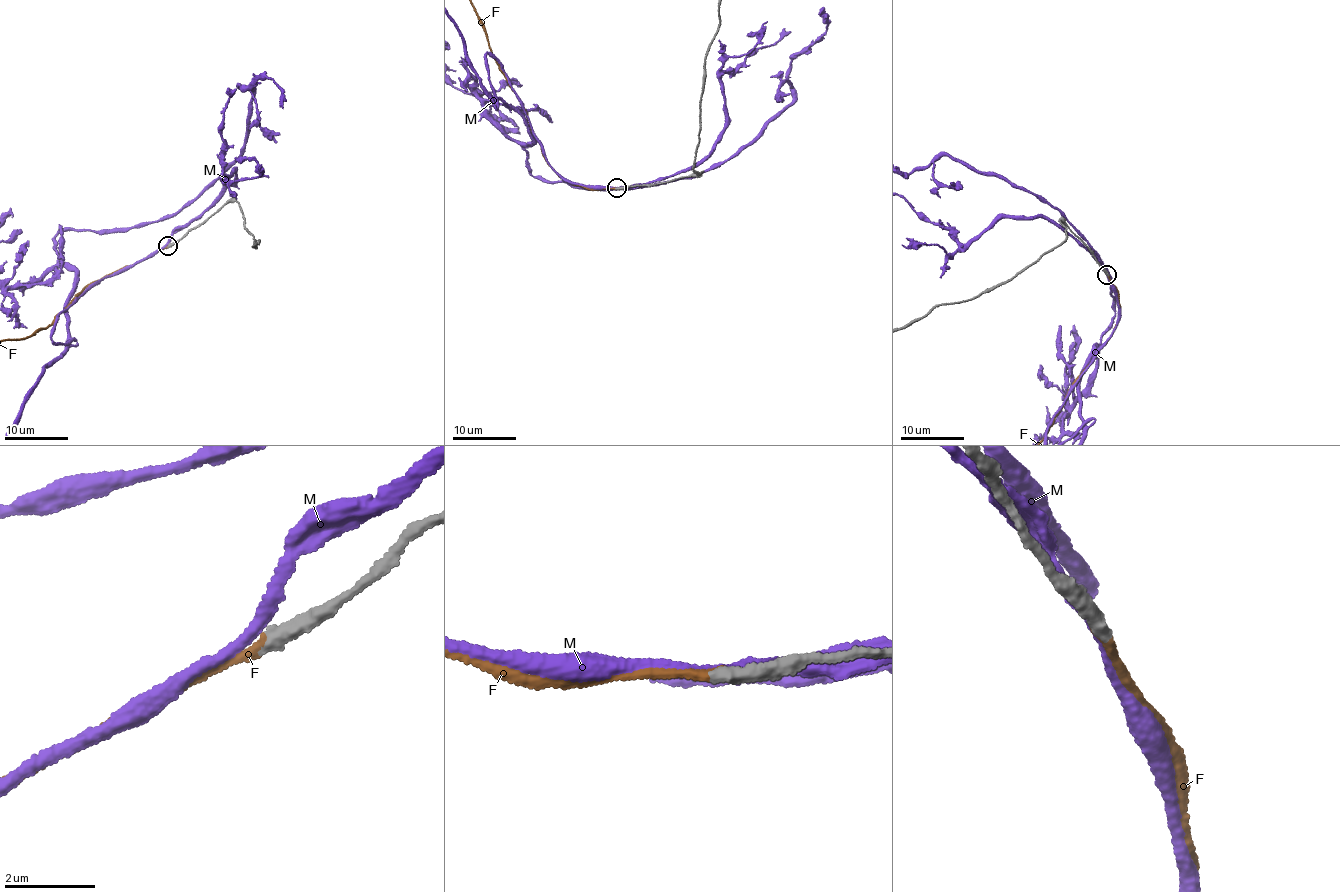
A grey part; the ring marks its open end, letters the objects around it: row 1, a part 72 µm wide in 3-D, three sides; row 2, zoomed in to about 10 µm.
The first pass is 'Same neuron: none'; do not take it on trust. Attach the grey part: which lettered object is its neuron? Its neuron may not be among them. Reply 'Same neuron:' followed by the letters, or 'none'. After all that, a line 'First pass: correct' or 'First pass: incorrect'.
Same neuron: F
First pass: incorrect

